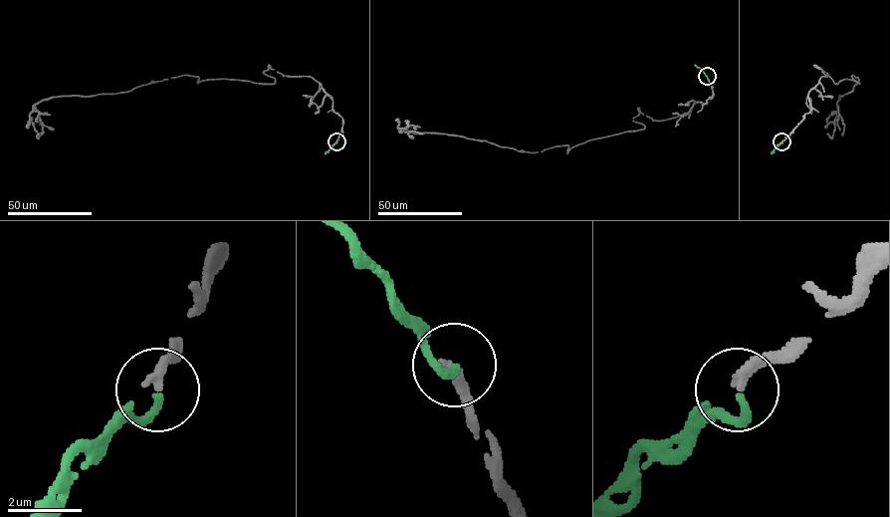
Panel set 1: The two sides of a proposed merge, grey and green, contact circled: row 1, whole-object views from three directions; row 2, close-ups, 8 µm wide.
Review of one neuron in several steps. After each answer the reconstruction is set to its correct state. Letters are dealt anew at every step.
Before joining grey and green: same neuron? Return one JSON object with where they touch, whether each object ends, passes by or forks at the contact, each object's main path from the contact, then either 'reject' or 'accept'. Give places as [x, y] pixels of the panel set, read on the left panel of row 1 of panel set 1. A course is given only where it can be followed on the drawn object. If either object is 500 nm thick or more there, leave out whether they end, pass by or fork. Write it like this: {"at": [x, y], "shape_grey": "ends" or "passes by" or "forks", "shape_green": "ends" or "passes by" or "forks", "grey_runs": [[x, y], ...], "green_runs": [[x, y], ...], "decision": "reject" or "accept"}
{"at": [336, 141], "shape_grey": "ends", "shape_green": "ends", "grey_runs": [[336, 141], [342, 119], [322, 85], [269, 65], [274, 84], [183, 75], [52, 97], [30, 115], [39, 133]], "green_runs": [[336, 142], [325, 153]], "decision": "accept"}

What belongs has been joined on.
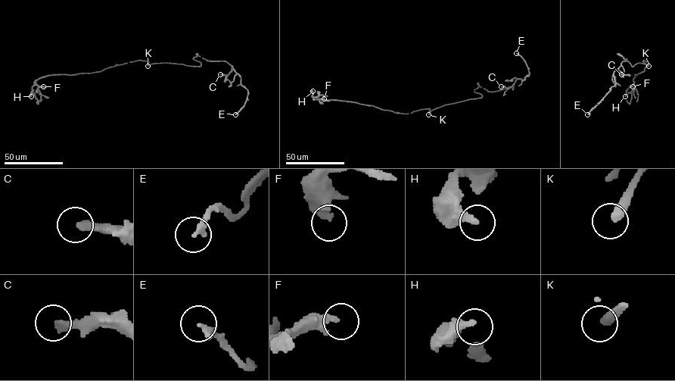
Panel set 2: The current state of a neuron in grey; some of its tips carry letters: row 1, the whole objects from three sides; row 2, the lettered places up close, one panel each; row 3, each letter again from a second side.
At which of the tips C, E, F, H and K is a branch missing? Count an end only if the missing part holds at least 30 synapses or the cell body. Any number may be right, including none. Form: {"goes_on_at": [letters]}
{"goes_on_at": []}

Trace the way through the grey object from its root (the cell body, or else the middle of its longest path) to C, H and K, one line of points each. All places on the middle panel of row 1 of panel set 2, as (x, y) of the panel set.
C: (448, 104), (480, 98), (481, 95), (474, 92), (477, 83), (489, 92), (514, 83), (508, 88), (501, 86)
H: (448, 104), (430, 112), (430, 109), (424, 109), (404, 113), (356, 102), (313, 98), (312, 91)
K: (448, 104), (432, 110), (428, 114)

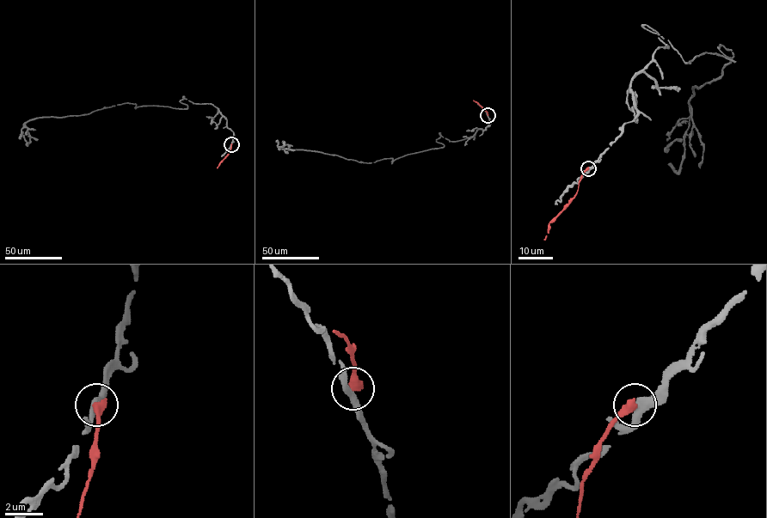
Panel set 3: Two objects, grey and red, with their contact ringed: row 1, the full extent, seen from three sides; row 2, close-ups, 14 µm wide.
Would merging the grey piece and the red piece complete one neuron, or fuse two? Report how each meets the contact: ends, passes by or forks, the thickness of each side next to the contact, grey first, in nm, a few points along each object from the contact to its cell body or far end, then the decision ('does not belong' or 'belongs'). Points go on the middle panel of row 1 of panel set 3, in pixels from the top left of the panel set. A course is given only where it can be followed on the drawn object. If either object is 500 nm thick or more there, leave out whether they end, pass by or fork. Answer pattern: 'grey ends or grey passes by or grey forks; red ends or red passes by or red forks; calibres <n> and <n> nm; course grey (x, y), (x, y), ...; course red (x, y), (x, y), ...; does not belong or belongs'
grey passes by; red ends; calibres 360 and 480 nm; course grey (487, 115), (490, 125), (474, 136), (451, 141), (439, 133), (443, 147), (392, 161), (279, 148), (285, 142); course red (487, 115), (473, 100); does not belong

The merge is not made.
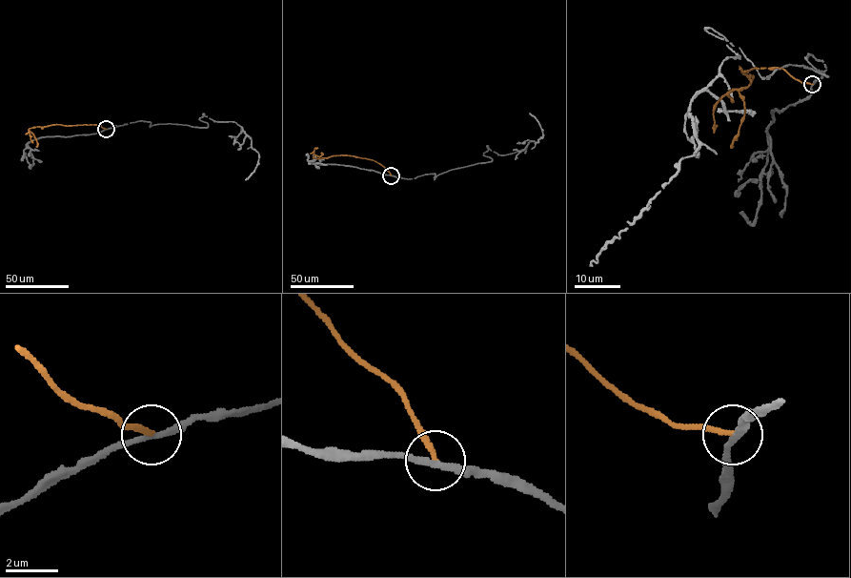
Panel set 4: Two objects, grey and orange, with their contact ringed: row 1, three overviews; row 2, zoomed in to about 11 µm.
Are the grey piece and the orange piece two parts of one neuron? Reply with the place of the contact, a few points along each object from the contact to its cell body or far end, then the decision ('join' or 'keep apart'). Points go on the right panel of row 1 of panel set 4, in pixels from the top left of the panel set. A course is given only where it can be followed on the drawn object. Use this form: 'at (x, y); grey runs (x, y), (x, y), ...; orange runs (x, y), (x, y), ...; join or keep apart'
at (812, 84); grey runs (812, 84), (809, 54), (820, 72), (764, 78), (707, 29), (739, 57), (691, 100), (698, 150), (589, 266); orange runs (812, 84), (794, 79), (780, 68), (742, 72), (740, 68), (752, 80), (739, 91), (745, 115), (730, 148); keep apart

